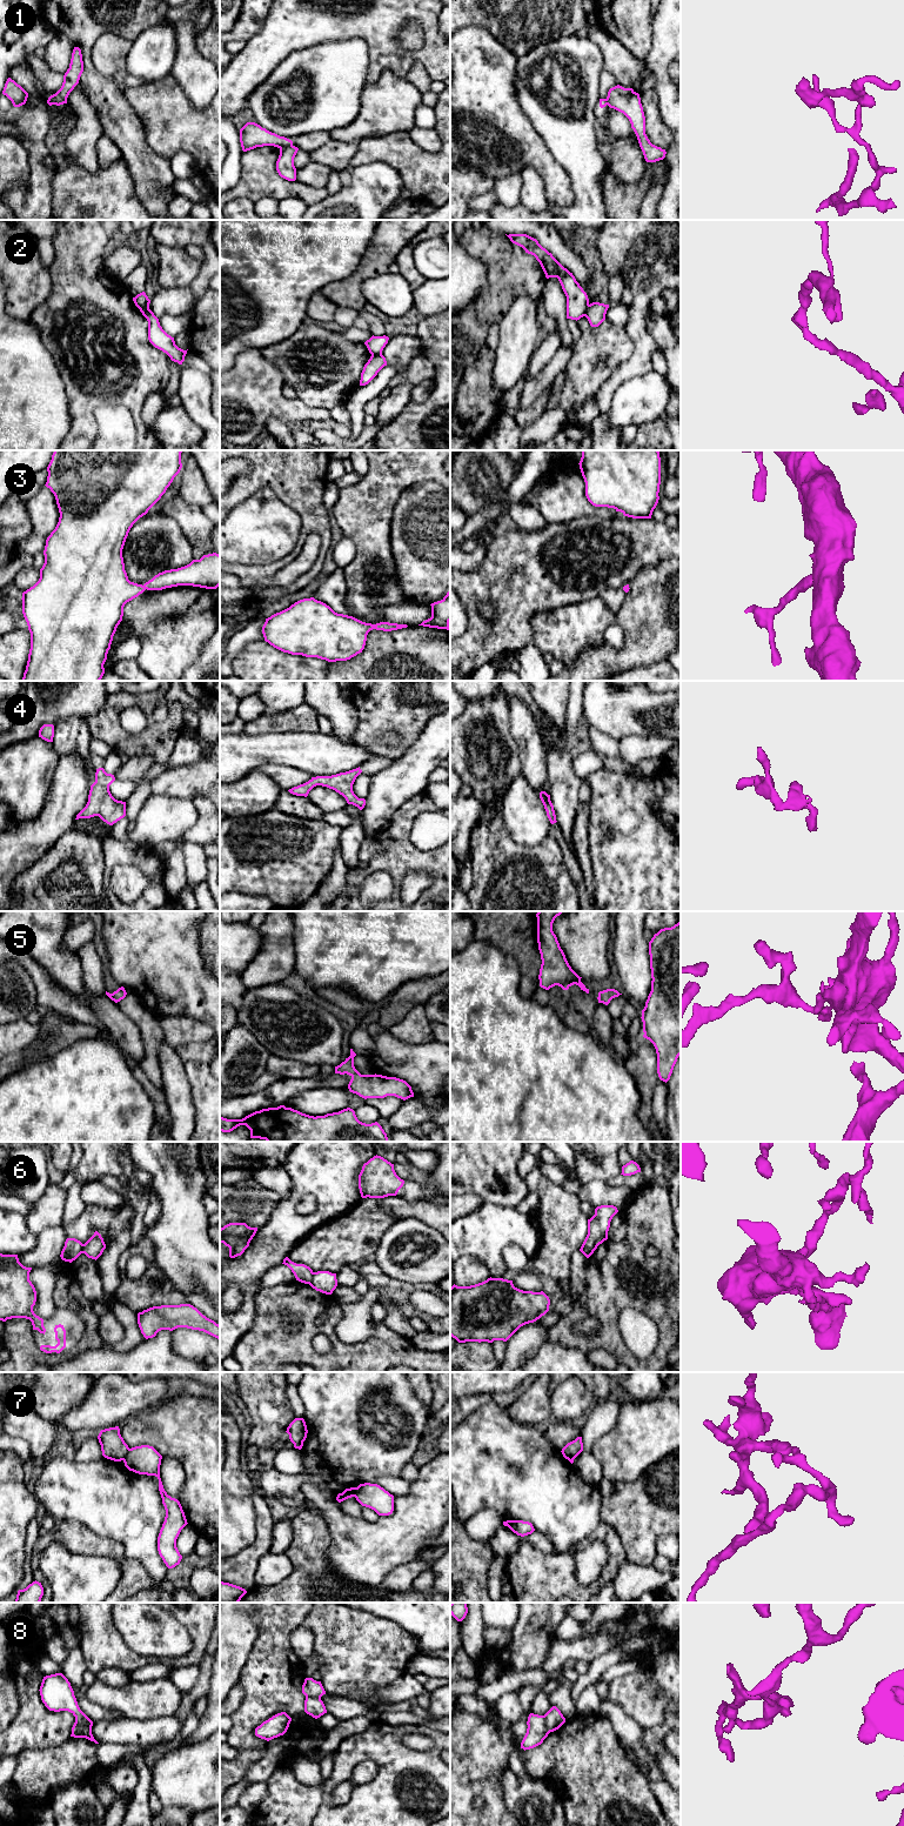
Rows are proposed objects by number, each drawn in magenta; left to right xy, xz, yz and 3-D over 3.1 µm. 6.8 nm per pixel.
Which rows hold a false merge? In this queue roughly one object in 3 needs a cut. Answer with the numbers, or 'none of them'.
1, 2, 6, 7, 8

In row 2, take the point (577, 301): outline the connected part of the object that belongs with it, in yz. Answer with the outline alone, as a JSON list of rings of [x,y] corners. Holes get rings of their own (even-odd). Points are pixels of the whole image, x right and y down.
[[[509,234],[507,236],[513,243],[522,247],[525,253],[536,257],[547,279],[558,279],[567,296],[567,319],[577,321],[583,317],[589,306],[589,299],[572,273],[564,268],[536,239],[527,234]]]

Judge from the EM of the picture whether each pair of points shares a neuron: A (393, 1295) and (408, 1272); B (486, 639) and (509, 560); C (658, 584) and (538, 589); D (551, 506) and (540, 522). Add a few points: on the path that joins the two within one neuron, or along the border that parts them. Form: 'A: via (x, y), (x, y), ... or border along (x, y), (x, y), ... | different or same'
A: border along (373, 1261), (393, 1279) | different
B: via (506, 619), (509, 615), (509, 580) | same
C: border along (649, 566), (644, 566), (628, 583) | different
D: border along (527, 502), (548, 522) | different

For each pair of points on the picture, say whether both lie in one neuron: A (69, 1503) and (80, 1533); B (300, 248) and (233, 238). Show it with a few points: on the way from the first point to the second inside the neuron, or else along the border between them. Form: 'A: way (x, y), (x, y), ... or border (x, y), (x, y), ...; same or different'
A: border (58, 1522), (75, 1519), (99, 1533); different
B: way (283, 238), (249, 238); same

